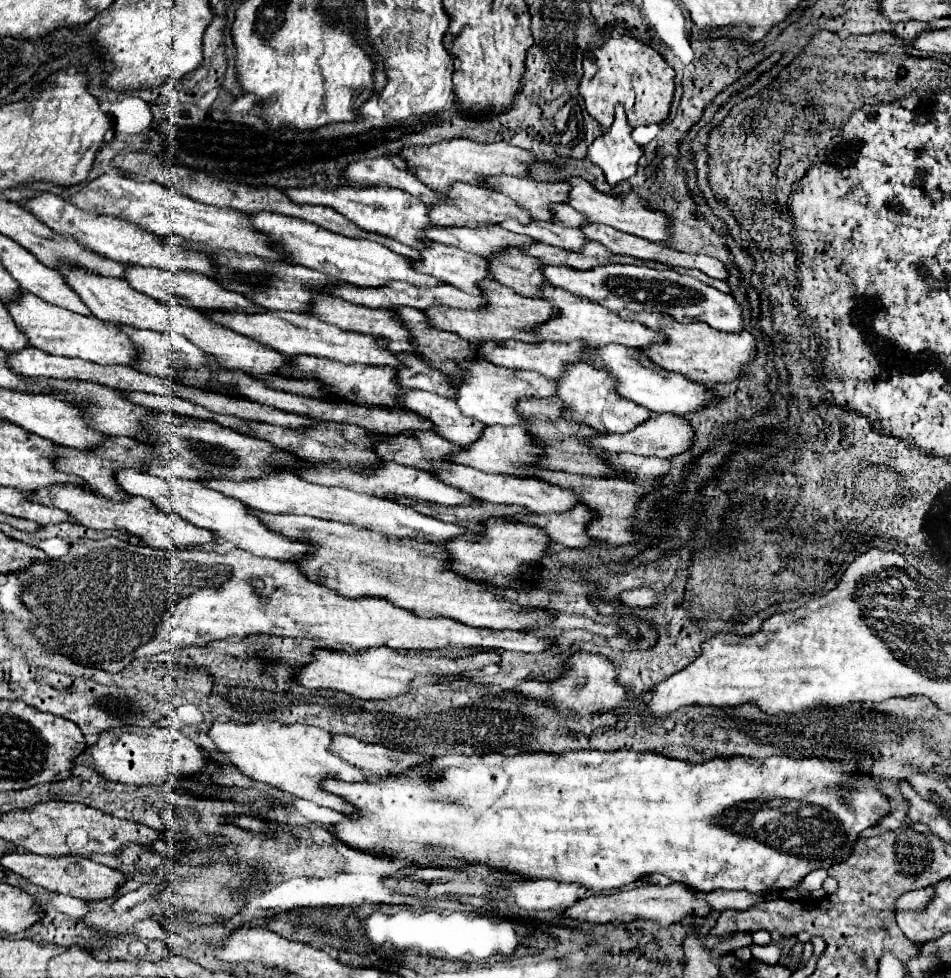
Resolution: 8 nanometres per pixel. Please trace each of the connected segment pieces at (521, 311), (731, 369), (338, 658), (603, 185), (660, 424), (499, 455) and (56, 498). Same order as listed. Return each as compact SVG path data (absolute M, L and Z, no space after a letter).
M482 280L480 282L480 292L484 292L482 294L482 298L486 300L484 308L462 310L462 308L450 308L450 306L438 304L436 308L426 308L422 312L426 314L428 322L434 328L456 332L458 336L462 336L468 342L486 342L486 340L504 342L504 340L510 340L510 338L522 340L522 342L540 342L540 338L528 336L528 334L524 334L524 330L534 328L534 324L542 324L544 320L548 320L550 316L556 314L552 304L548 304L546 300L520 296L512 288L506 288L506 286L502 286L494 280Z
M622 310L620 316L624 320L636 320L640 324L652 328L654 332L664 334L666 340L662 344L648 344L648 346L640 348L640 352L652 364L658 364L660 368L680 372L680 374L684 374L686 378L690 378L694 382L706 382L706 384L730 382L738 376L740 366L754 358L756 340L746 330L742 330L742 332L720 332L720 330L708 326L706 322L698 322L698 320L696 322L678 322L672 316L660 314L660 312Z
M376 646L362 652L352 652L352 654L332 652L332 650L314 650L312 662L308 666L298 668L294 674L294 680L308 690L332 688L364 700L382 700L382 698L392 698L406 692L408 682L414 674L448 676L448 674L458 674L462 670L480 670L488 664L498 664L498 662L500 662L500 656L496 652L476 652L472 656L462 656L462 658L438 658L438 656L426 654L424 650L398 652L388 646Z
M560 156L556 160L540 160L540 162L530 164L528 170L530 170L530 176L540 182L562 182L570 176L580 176L580 178L586 178L592 186L596 186L600 192L626 194L620 186L616 188L608 186L608 182L604 180L604 172L596 168L588 158L576 160L576 158Z
M652 414L648 420L644 420L642 424L638 424L630 432L598 434L598 436L588 438L586 444L596 448L596 450L606 450L606 452L632 452L638 456L670 458L670 456L684 452L692 444L692 436L694 436L694 428L686 420L682 420L680 416L676 416L676 414Z
M486 426L482 430L482 436L464 446L462 450L454 452L448 456L450 462L456 462L456 464L466 464L466 466L472 466L476 470L482 470L482 472L508 472L508 474L516 474L516 476L532 476L526 466L534 464L534 458L538 458L542 452L540 444L536 444L530 436L530 432L522 426Z
M54 484L48 488L40 488L28 496L30 500L36 500L46 506L56 506L76 518L80 524L86 528L96 528L96 530L126 530L138 538L142 538L144 544L150 548L188 548L188 546L202 546L214 542L212 532L204 528L196 528L194 524L188 524L186 520L180 520L180 516L168 516L166 512L160 512L154 504L144 500L142 496L130 496L122 502L112 502L110 498L104 498L100 494L94 494L92 490L74 484Z

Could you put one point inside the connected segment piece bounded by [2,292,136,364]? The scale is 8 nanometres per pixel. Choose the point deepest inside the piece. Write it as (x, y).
(52, 329)

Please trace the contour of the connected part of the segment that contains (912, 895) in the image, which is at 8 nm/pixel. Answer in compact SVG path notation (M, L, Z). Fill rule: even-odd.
M931 886L902 894L896 900L896 910L902 910L902 908L922 908L924 902L931 900L933 894L934 891Z

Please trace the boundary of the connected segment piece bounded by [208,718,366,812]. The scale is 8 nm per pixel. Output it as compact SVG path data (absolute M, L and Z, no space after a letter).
M214 720L210 730L208 730L208 738L216 744L216 748L224 754L224 758L228 762L232 762L242 774L246 774L252 780L264 782L268 786L274 786L278 790L284 790L292 796L310 800L318 806L324 808L332 808L336 812L348 812L348 804L344 804L344 800L320 790L320 780L326 778L340 778L346 782L354 782L354 780L366 780L366 776L352 768L350 764L344 764L344 760L340 760L338 756L332 756L328 752L328 744L332 734L316 728L316 726L308 726L308 724L282 724L278 720L270 720L270 722L234 722L234 720Z

